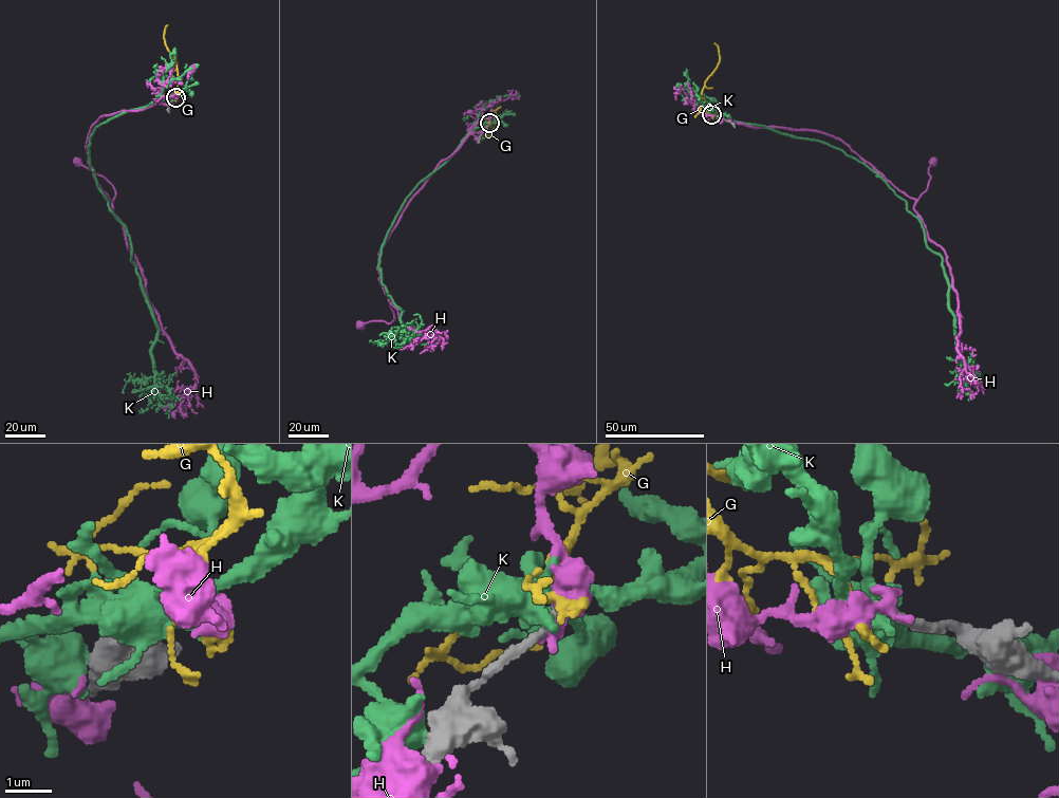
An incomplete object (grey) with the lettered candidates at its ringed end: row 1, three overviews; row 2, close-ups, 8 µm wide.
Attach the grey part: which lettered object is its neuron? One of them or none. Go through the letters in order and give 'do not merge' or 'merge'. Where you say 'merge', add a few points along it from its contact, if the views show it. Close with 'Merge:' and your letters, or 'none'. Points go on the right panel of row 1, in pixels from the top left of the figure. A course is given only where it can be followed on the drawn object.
G: do not merge
H: do not merge
K: do not merge
Merge: none

